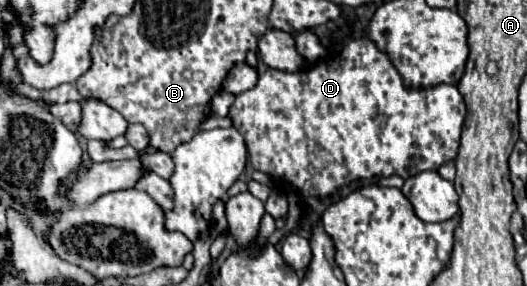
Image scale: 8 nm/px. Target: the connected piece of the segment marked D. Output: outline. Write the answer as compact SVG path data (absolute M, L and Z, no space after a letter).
M359 37L353 39L345 45L345 49L337 55L325 57L321 59L315 67L311 69L303 69L303 71L295 71L295 73L287 73L287 71L279 71L279 69L267 69L265 73L259 75L259 81L253 89L243 91L237 95L229 117L233 119L233 127L243 135L245 143L247 143L247 151L249 151L249 161L255 169L269 173L271 177L279 179L281 185L293 185L297 191L301 191L303 195L331 195L333 191L339 189L339 185L349 185L355 179L373 179L373 177L389 177L389 175L401 175L403 179L413 177L421 171L437 171L443 163L451 161L457 155L459 149L459 137L461 137L461 129L463 129L463 121L465 121L465 101L461 97L461 93L457 91L455 85L435 85L435 87L427 87L427 89L415 89L415 87L405 87L403 77L399 75L399 71L391 65L387 53L383 53L371 39L367 37Z

